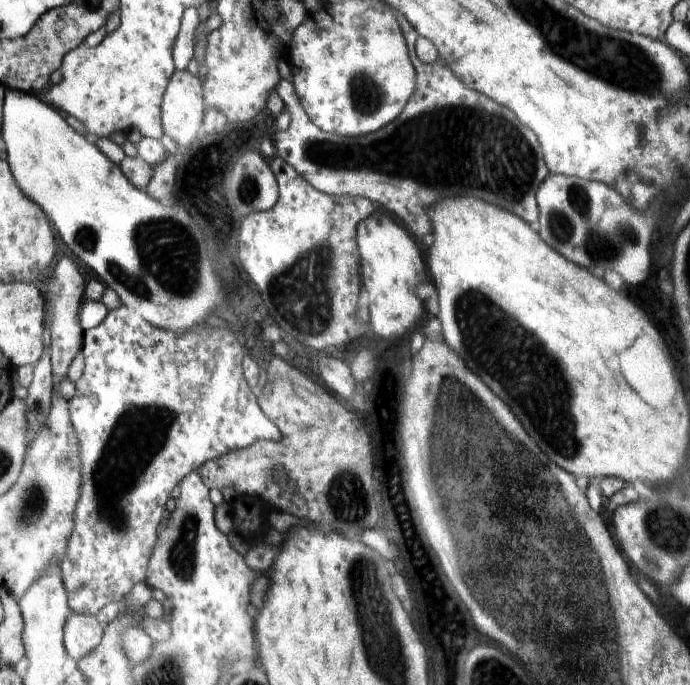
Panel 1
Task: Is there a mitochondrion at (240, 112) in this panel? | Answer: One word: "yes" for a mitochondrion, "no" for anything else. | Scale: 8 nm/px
no

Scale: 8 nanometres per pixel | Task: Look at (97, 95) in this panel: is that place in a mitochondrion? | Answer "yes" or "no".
no

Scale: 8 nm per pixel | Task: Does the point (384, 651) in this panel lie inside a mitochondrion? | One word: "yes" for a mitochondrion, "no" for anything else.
yes

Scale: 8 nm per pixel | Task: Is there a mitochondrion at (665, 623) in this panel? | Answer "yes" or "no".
no

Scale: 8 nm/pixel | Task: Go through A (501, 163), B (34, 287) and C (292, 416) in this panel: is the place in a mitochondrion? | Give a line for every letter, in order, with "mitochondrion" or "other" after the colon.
A: mitochondrion
B: other
C: other

